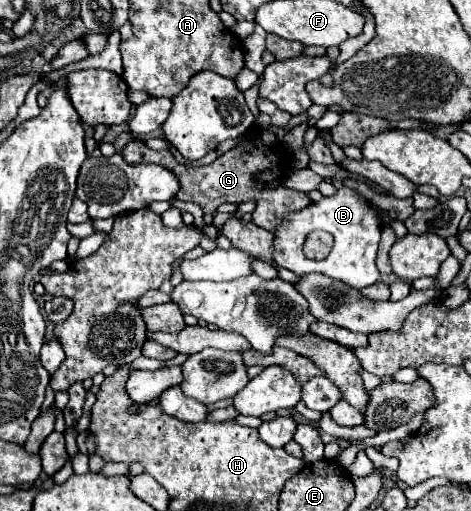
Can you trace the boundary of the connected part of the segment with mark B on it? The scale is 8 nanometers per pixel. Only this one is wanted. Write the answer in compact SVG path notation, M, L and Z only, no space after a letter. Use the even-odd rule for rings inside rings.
M351 187L337 189L335 195L323 197L317 203L309 203L299 211L291 211L283 217L283 221L275 227L275 241L273 241L273 263L277 267L285 267L297 275L303 273L325 273L329 277L341 279L343 283L363 289L371 283L379 281L379 269L375 267L375 255L381 241L381 217L379 213L365 203L365 199ZM311 231L329 231L335 237L333 253L329 253L323 261L311 261L303 255L305 237Z

